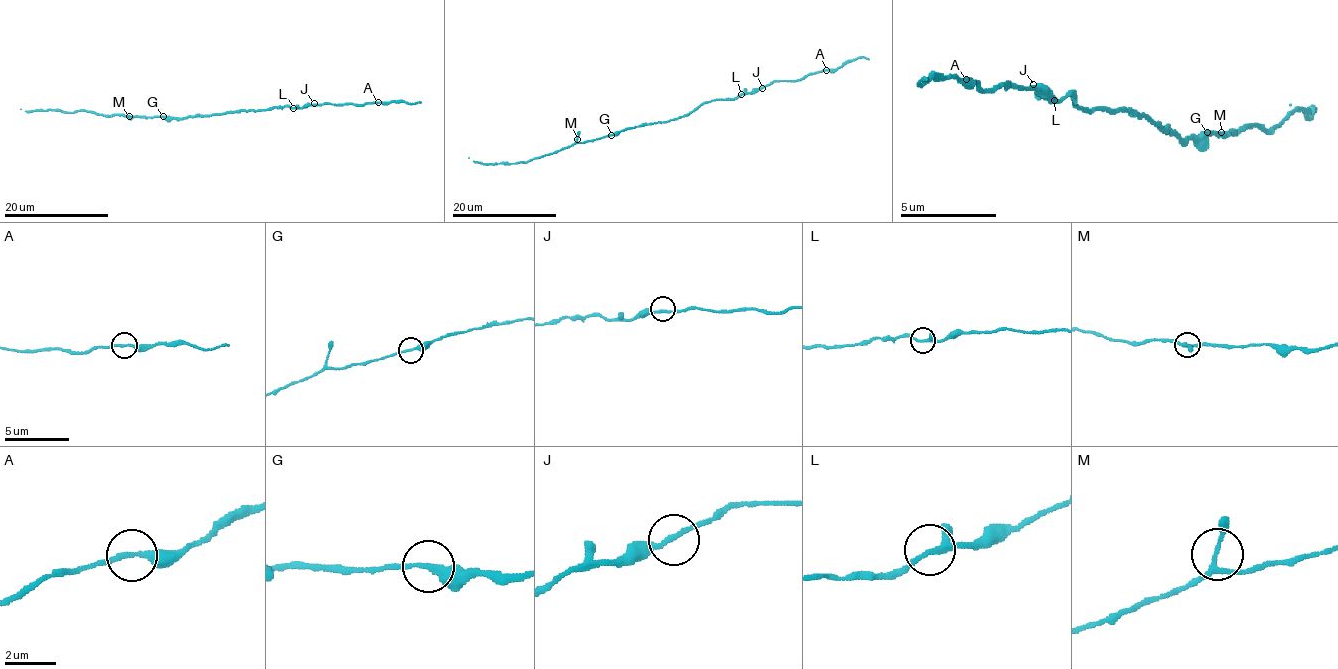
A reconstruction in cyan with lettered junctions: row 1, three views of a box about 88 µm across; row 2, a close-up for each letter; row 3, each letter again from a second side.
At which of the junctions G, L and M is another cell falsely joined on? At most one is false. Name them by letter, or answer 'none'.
L

